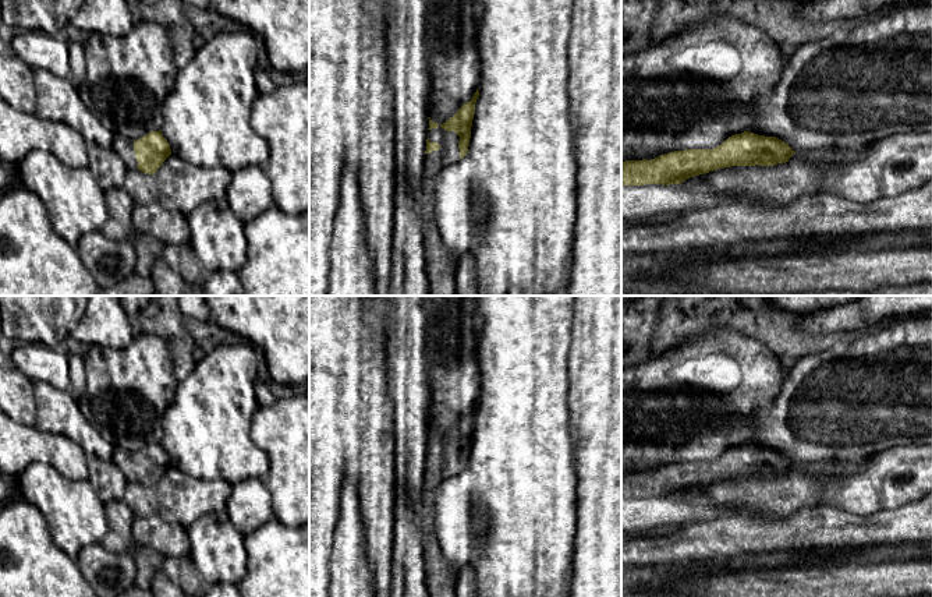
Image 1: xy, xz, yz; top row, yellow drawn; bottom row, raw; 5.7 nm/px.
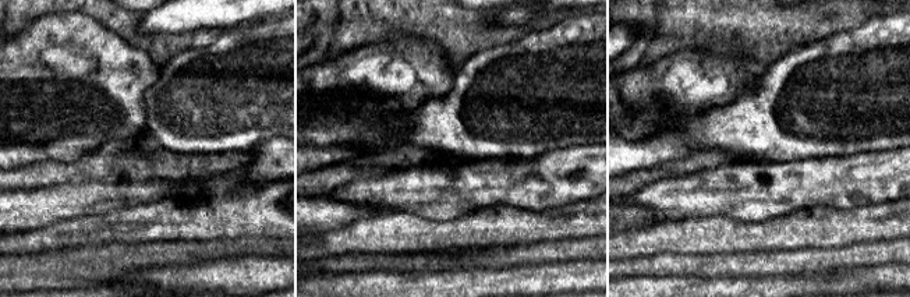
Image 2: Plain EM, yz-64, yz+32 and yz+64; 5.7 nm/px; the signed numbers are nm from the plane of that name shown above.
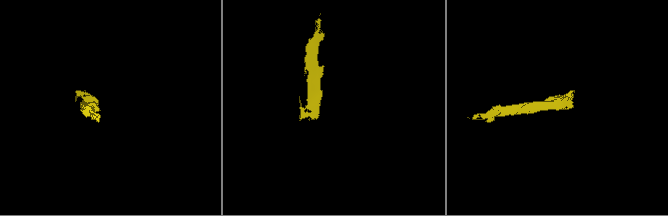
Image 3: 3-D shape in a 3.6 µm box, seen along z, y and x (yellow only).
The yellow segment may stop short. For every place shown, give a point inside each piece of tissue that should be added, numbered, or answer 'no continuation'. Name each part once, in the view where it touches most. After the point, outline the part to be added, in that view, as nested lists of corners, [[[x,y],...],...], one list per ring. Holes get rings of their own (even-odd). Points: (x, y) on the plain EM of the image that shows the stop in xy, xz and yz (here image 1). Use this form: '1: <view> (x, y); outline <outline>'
1: xz (440, 582); outline [[[439,437],[437,441],[428,444],[428,451],[430,455],[437,455],[440,460],[425,467],[419,506],[426,587],[429,597],[456,597],[454,575],[435,537],[435,495],[442,481],[460,473],[460,449],[454,444],[447,445]]]

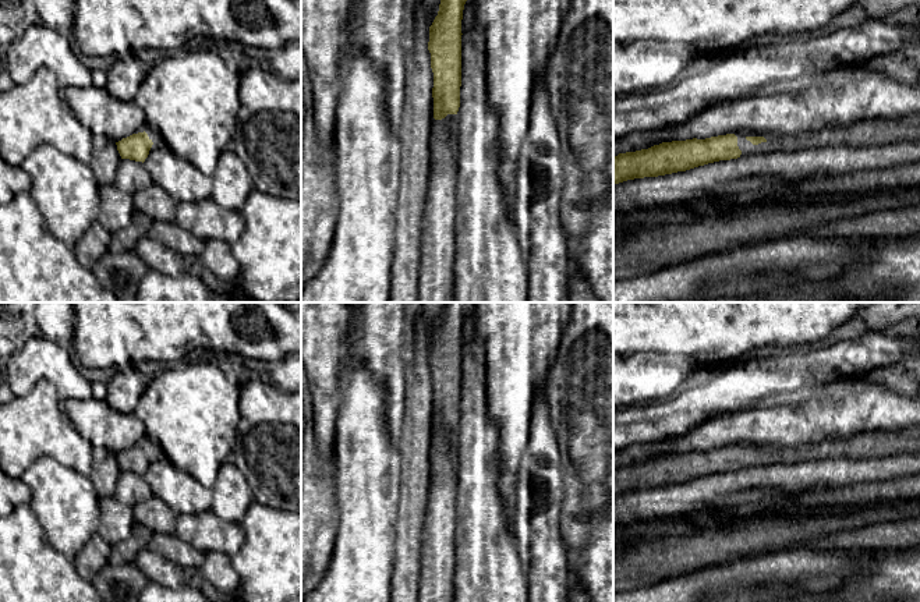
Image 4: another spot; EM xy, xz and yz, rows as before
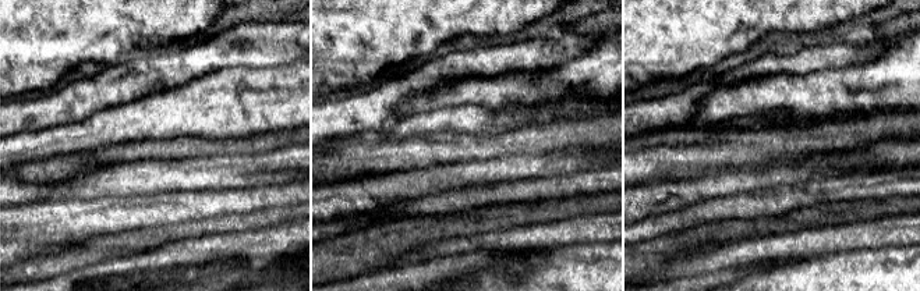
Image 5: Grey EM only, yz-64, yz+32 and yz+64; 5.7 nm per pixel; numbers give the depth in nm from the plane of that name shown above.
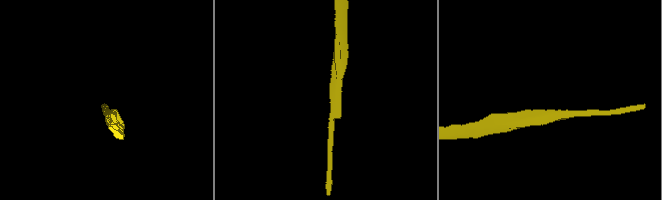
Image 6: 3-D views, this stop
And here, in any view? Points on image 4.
1: yz (878, 443); outline [[[920,426],[896,431],[861,432],[849,439],[827,439],[796,447],[774,445],[739,443],[737,458],[740,470],[772,465],[797,464],[824,458],[866,458],[888,457],[910,452],[920,452]]]

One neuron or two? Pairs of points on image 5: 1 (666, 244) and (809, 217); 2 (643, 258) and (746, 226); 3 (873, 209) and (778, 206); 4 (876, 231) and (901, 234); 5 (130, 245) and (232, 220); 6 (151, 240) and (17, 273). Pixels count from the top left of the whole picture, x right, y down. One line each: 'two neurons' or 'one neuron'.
1: one neuron
2: one neuron
3: two neurons
4: one neuron
5: one neuron
6: one neuron

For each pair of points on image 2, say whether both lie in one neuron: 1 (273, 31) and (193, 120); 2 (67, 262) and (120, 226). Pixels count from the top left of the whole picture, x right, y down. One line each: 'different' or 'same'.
1: same
2: different

